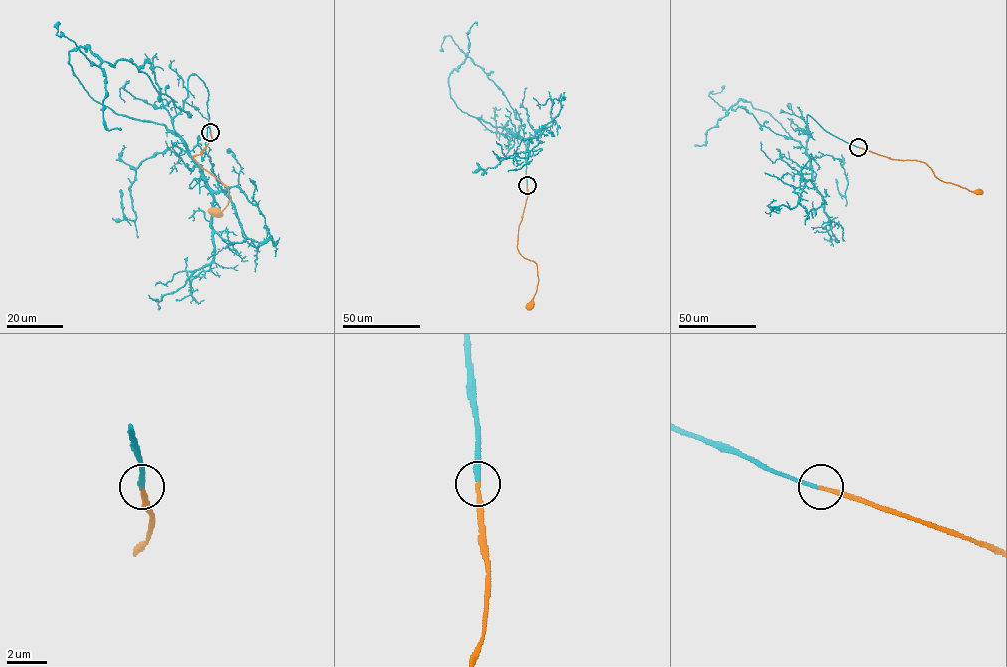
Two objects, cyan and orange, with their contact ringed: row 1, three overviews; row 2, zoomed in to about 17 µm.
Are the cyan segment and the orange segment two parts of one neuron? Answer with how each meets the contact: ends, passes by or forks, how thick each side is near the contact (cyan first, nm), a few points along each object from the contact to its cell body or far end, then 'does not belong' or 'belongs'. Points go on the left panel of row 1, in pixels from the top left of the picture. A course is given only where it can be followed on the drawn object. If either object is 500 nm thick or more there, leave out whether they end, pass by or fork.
cyan ends there; orange ends there; 240 nm thick on the cyan side, 200 nm on the other; cyan runs (210, 132), (196, 75), (172, 133), (95, 101), (69, 52), (128, 60), (191, 116); orange runs (210, 132), (211, 139), (200, 154), (193, 156), (228, 190), (230, 199), (221, 212), (216, 212); belongs

